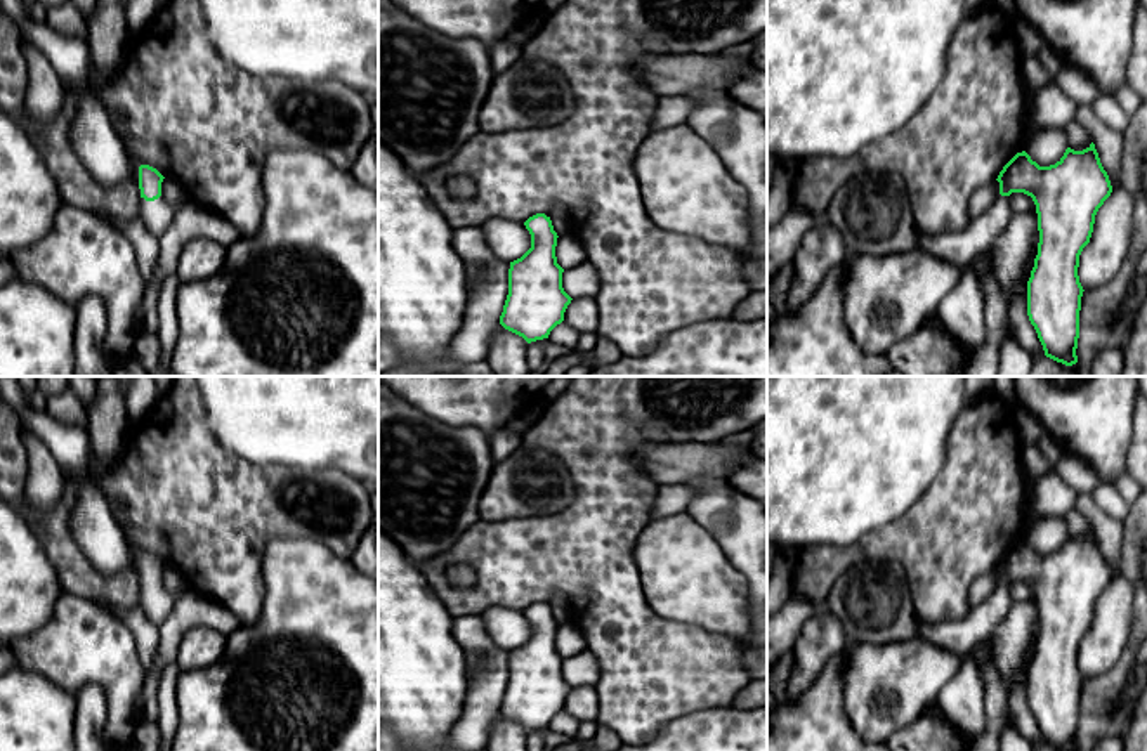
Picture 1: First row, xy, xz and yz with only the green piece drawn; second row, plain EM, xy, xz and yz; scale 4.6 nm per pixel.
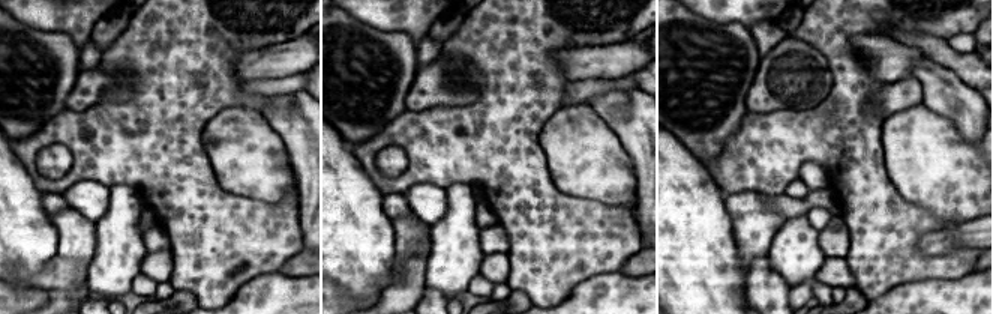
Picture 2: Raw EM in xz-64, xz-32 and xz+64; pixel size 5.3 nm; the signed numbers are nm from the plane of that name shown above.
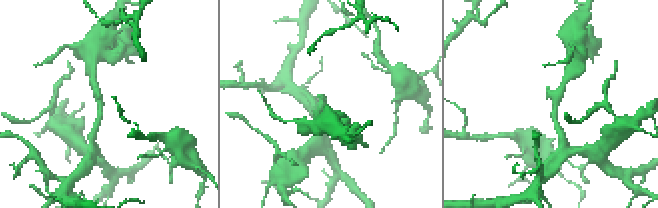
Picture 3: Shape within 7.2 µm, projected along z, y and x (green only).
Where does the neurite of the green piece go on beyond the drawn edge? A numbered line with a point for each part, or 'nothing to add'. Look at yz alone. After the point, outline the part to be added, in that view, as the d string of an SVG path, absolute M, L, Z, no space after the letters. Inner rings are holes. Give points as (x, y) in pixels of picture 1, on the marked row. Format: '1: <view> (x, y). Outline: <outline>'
nothing to add

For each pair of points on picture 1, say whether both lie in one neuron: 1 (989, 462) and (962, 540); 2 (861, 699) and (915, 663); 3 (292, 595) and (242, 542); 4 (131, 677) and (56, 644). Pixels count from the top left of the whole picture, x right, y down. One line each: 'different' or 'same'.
1: same
2: same
3: different
4: same

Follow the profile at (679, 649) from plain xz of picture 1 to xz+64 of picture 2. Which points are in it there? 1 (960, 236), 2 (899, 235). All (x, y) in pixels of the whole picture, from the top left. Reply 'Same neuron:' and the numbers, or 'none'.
Same neuron: 2

